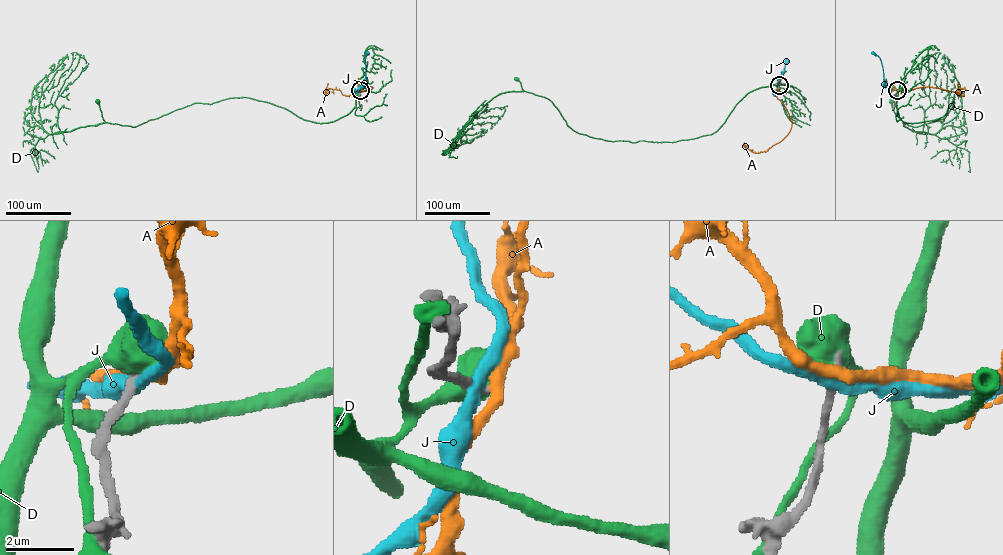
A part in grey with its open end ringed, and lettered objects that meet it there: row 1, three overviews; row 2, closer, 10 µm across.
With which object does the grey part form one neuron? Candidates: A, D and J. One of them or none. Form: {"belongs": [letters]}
{"belongs": []}

